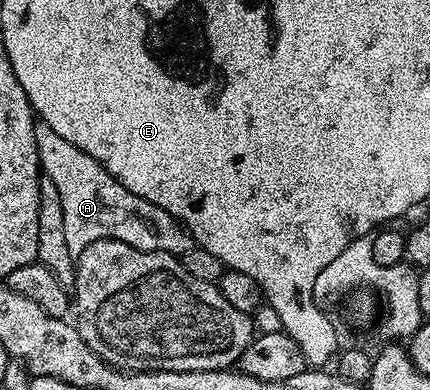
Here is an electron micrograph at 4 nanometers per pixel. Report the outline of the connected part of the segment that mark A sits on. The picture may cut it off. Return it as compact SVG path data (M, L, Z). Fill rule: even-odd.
M36 120L34 142L38 146L43 175L48 176L50 182L54 182L62 197L66 247L73 258L80 256L82 250L90 246L90 242L99 240L117 240L138 250L169 252L172 256L179 257L193 249L192 235L179 220L166 214L166 210L146 202L146 198L130 194L130 190L126 190L126 186L114 179L97 160L90 158L90 154L78 150L74 142L58 138L58 134L54 134L54 130L50 130L44 120Z

